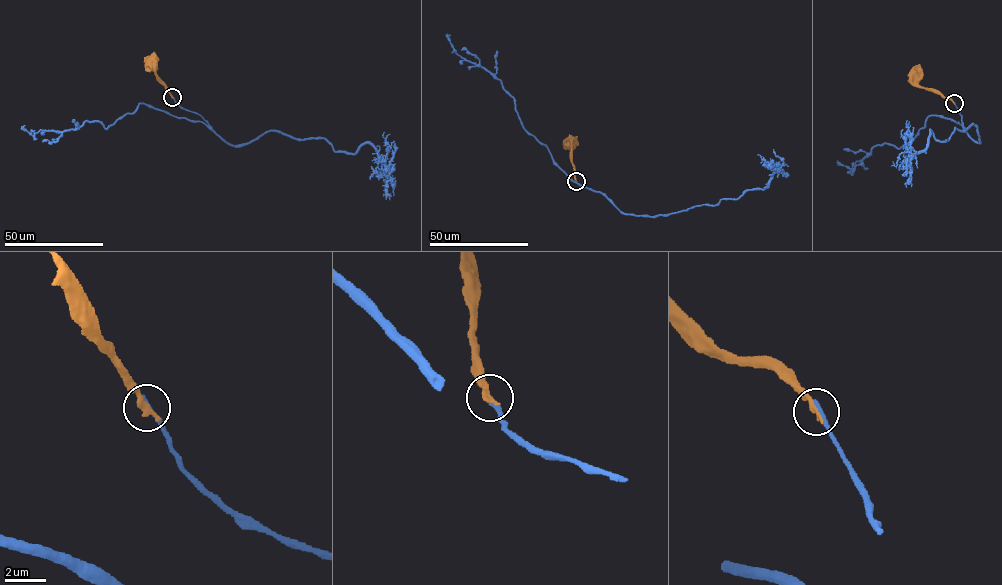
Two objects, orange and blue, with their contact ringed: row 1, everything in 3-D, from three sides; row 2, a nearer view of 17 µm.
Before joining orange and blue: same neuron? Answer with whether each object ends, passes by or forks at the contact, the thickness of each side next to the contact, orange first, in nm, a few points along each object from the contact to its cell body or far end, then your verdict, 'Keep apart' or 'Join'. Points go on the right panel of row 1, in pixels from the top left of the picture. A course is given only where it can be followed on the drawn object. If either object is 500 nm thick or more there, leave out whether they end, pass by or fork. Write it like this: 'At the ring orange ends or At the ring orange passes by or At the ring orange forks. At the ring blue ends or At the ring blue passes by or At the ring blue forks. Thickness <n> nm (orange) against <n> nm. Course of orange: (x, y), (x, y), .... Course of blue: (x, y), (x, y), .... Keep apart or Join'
At the ring orange ends. At the ring blue ends. Thickness 320 nm (orange) against 240 nm. Course of orange: (954, 103), (918, 87), (911, 81), (918, 77), (917, 74). Course of blue: (954, 103), (979, 142), (972, 123), (945, 141), (930, 130), (927, 147), (911, 156), (911, 187). Keep apart

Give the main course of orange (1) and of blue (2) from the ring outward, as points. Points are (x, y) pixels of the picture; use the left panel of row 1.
1: (172, 96), (158, 81), (155, 68), (149, 65), (151, 61)
2: (172, 96), (232, 145), (277, 130), (324, 138), (348, 153), (370, 143), (389, 169), (390, 199)

